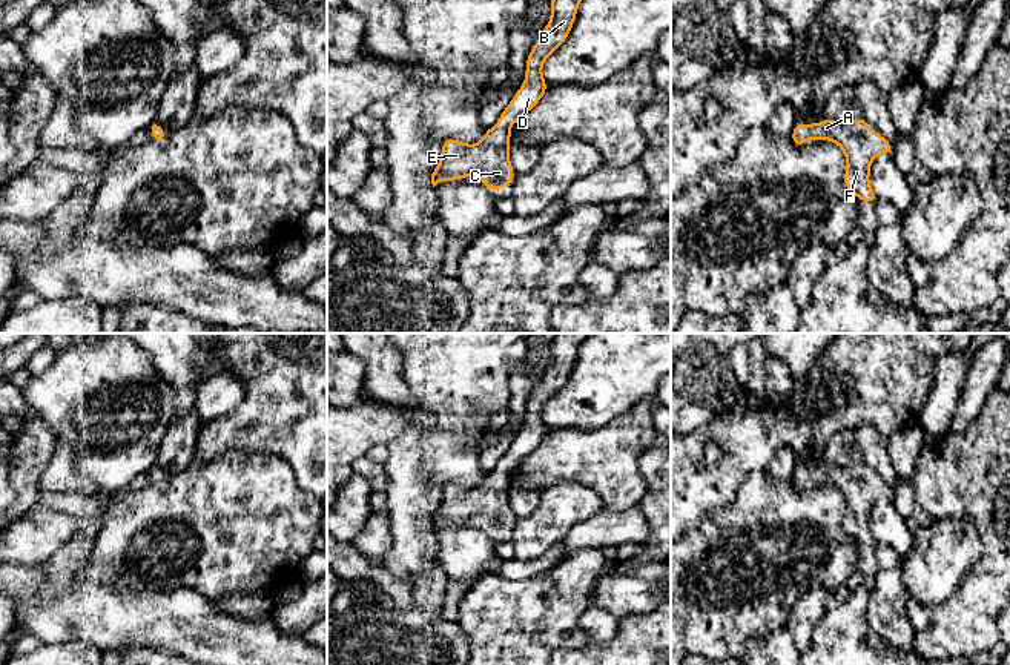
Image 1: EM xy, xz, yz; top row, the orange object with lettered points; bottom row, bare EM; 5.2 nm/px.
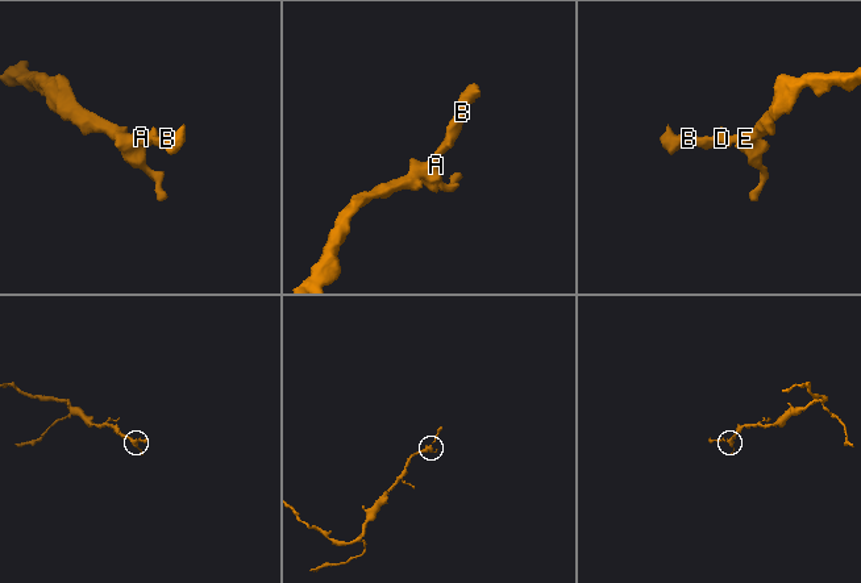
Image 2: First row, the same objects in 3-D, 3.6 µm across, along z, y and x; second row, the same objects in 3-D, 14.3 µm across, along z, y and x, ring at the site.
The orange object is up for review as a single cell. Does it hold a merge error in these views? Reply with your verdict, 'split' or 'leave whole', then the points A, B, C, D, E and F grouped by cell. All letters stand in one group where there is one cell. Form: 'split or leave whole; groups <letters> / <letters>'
leave whole; groups A B C D E F

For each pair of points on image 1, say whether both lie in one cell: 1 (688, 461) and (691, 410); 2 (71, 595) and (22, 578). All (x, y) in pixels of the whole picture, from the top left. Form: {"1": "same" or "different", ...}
{"1": "different", "2": "same"}

